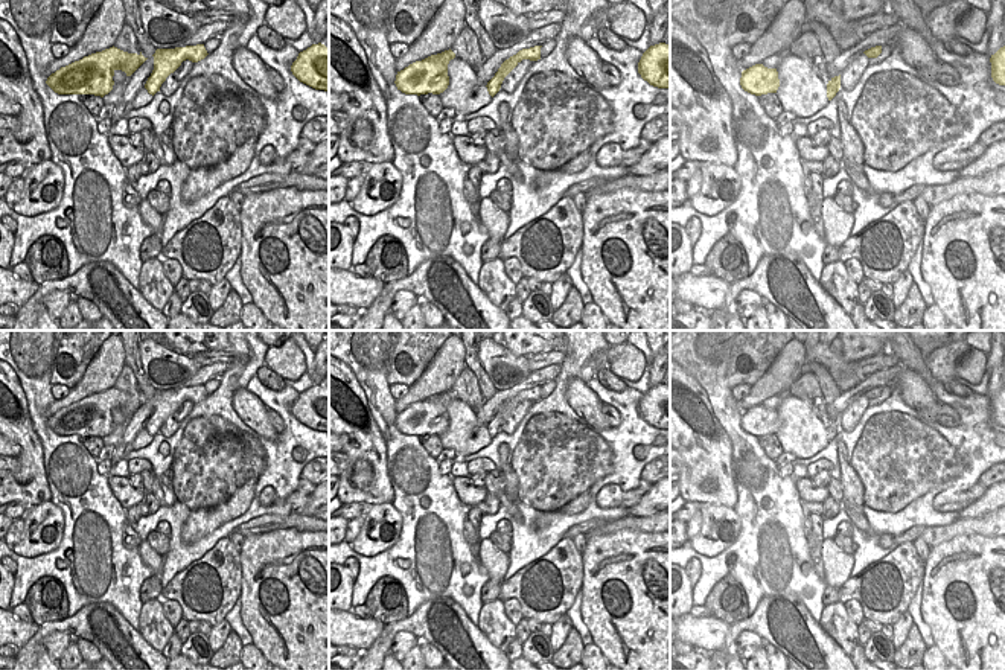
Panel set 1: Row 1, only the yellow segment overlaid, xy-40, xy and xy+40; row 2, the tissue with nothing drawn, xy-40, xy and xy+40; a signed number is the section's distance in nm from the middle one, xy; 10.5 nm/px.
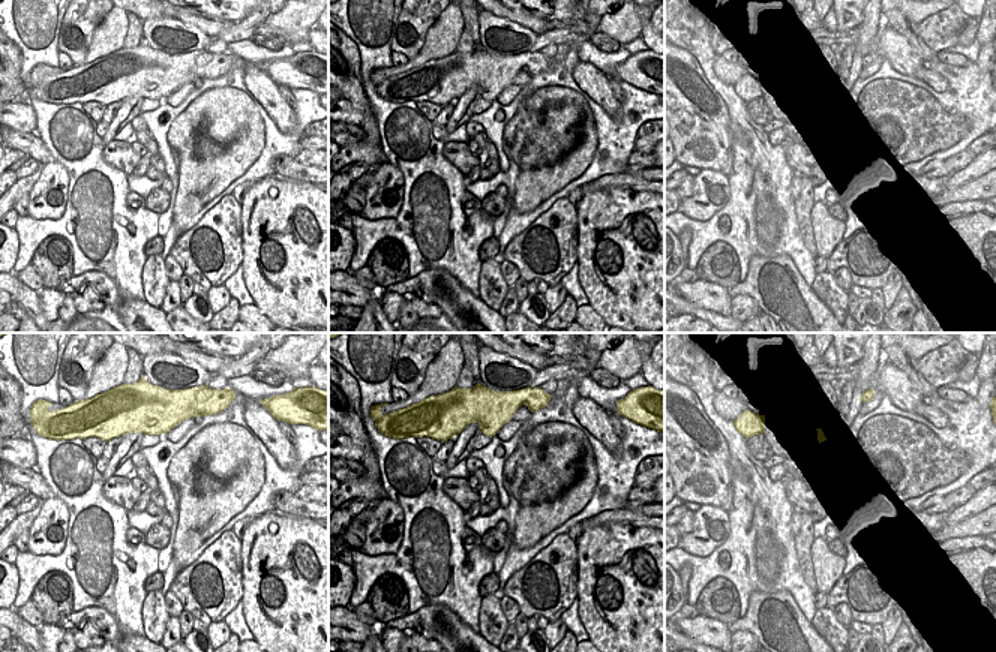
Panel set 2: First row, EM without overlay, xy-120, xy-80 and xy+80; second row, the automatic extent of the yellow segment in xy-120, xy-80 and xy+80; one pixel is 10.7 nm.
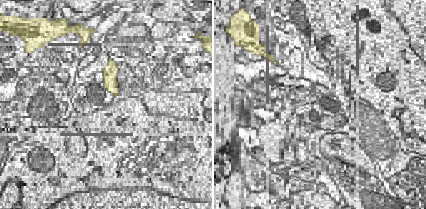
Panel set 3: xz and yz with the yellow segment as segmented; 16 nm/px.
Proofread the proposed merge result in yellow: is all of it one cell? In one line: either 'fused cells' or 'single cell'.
single cell

